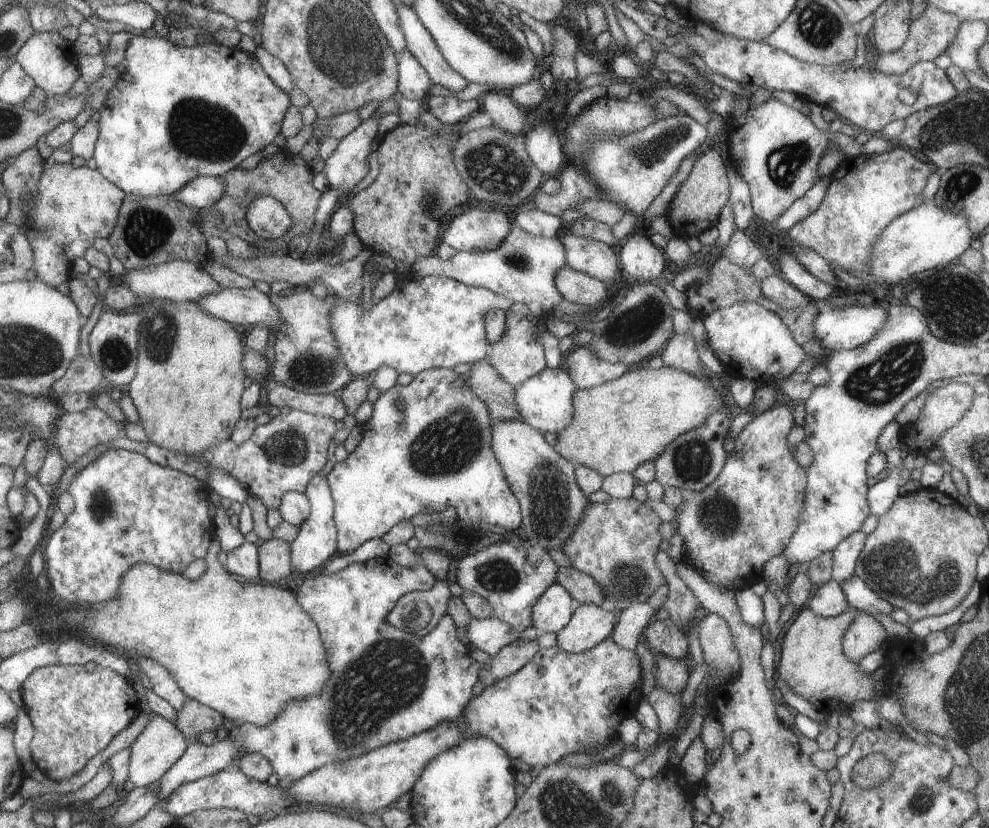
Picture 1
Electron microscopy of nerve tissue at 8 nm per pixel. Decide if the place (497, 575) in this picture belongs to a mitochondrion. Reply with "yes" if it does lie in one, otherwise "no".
yes

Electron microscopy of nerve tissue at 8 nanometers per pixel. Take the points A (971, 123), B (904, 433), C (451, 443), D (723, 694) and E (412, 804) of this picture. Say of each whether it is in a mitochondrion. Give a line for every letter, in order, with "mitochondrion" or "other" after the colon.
A: mitochondrion
B: other
C: mitochondrion
D: other
E: other

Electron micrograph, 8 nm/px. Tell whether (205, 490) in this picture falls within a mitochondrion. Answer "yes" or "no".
no

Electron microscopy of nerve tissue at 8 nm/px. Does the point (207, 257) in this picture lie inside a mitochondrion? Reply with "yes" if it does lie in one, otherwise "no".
no

